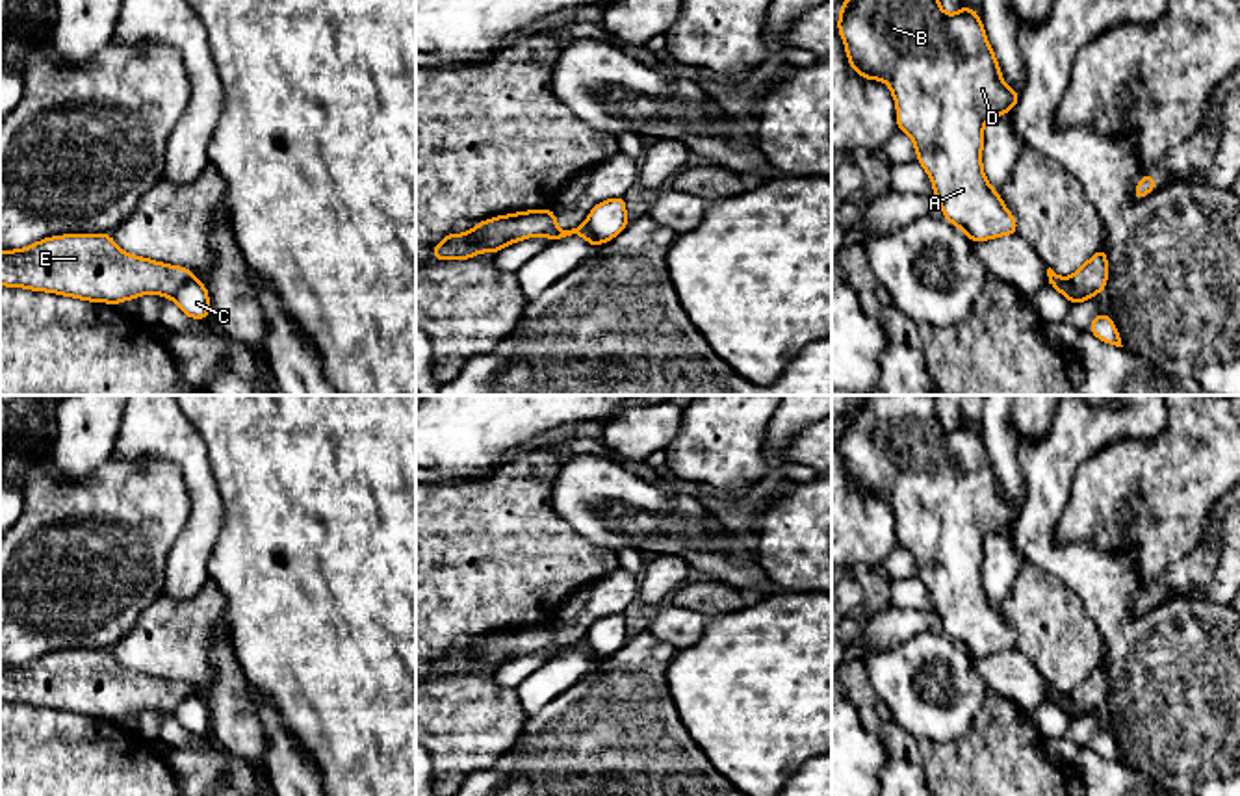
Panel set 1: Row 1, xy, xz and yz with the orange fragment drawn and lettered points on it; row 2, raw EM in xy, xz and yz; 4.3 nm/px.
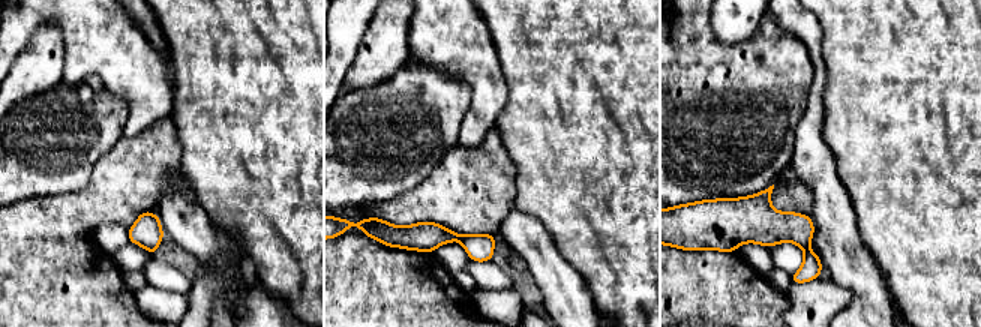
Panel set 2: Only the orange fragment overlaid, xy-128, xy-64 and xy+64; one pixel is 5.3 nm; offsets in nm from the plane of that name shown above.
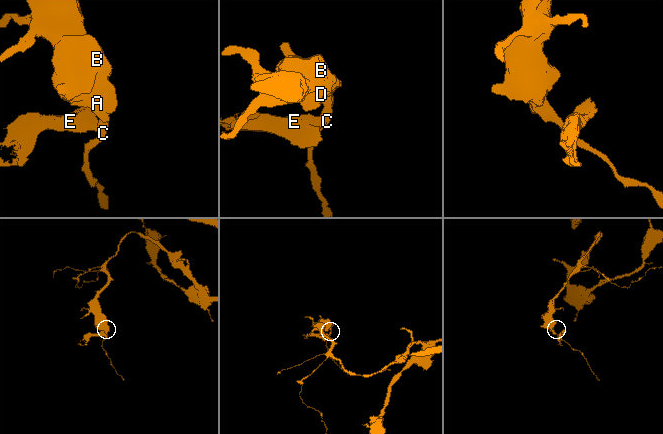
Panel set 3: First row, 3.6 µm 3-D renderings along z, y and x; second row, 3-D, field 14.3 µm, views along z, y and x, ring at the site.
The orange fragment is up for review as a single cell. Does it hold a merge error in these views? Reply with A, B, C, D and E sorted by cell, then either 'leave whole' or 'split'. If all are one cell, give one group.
groups A B C D / E; split

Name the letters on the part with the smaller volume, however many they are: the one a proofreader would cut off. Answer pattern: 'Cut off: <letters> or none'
Cut off: E

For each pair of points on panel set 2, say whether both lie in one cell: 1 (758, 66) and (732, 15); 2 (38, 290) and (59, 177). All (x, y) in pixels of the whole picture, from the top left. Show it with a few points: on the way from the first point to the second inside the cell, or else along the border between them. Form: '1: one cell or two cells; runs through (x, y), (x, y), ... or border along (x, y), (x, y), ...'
1: two cells; border along (764, 15), (735, 44), (711, 30)
2: two cells; border along (89, 180), (78, 191), (35, 195), (21, 200)

